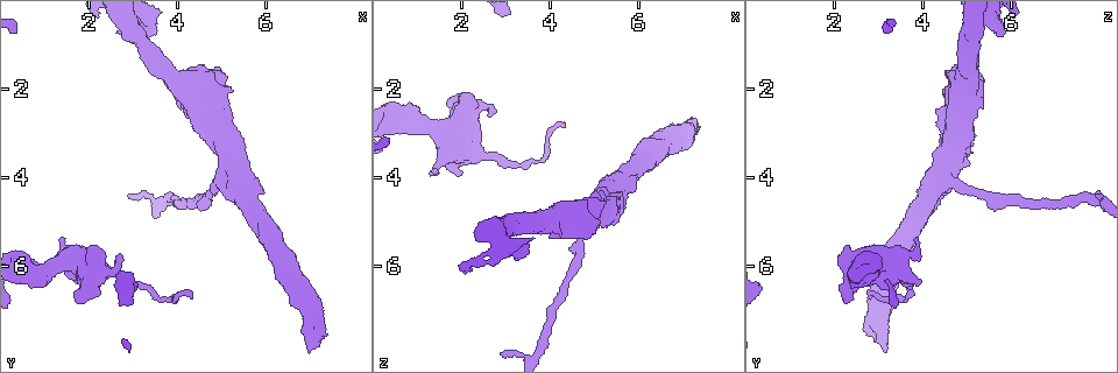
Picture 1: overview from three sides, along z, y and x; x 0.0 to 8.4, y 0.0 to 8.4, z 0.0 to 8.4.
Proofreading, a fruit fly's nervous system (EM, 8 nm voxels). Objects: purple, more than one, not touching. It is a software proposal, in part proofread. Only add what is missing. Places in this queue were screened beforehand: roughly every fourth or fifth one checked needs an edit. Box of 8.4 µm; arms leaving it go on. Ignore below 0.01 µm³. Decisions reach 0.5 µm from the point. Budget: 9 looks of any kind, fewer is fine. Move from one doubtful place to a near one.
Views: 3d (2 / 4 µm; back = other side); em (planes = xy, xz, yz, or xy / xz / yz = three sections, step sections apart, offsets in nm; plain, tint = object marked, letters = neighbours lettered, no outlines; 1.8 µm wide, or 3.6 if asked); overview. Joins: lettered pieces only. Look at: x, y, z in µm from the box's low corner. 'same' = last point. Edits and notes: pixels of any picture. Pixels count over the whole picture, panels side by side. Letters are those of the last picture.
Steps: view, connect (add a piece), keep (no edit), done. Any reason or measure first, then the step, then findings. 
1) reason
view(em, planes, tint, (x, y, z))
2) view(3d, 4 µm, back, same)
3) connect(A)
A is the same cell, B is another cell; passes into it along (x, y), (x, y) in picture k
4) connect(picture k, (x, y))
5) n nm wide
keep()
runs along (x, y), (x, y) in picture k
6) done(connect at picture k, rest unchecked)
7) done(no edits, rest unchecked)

branch stops here
view(3d, 4 µm, (2.90, 4.40, 7.95))

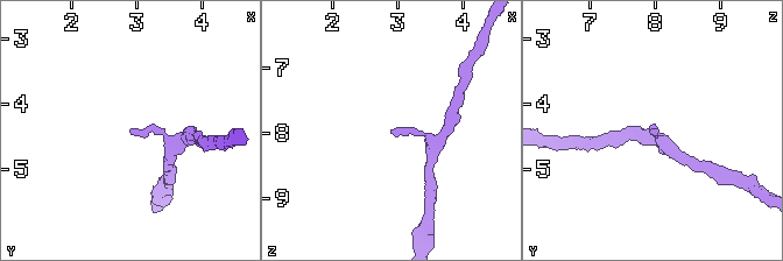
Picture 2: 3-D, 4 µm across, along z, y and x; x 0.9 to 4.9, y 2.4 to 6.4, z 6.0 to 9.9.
view(em, planes, tint, (2.85, 4.40, 7.95))

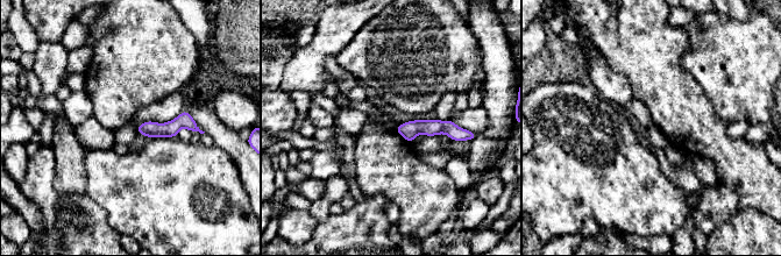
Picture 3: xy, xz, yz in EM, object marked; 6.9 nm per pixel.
see the neighbours
view(em, planes, letters, same)

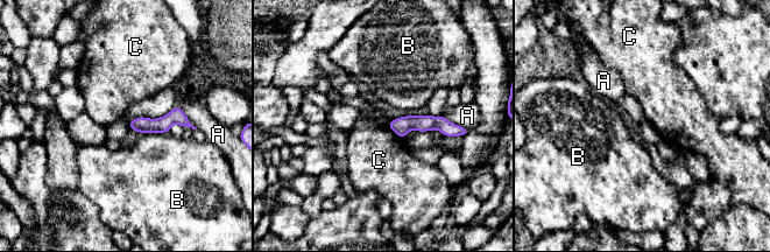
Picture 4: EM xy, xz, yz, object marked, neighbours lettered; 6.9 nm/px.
keep()
A, B and C are other cells; runs along (391, 125), (440, 123), (453, 127) in picture 4; none of them fits

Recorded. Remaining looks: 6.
thick end
view(em, yz, step 8, plain, (2.70, 5.70, 2.40))

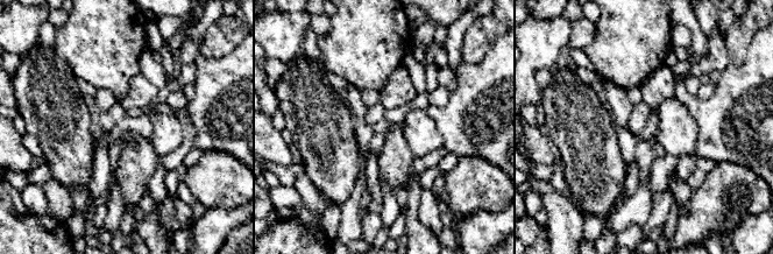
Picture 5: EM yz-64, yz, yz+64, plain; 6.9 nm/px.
view(em, yz, step 8, letters, same)

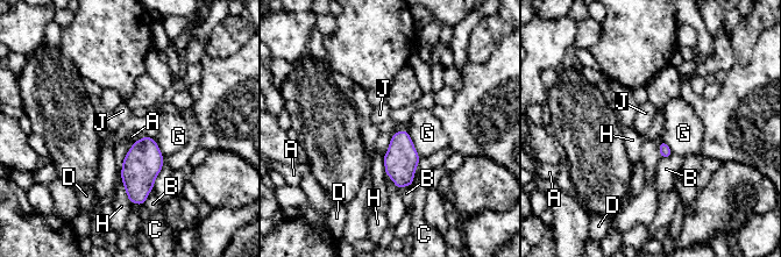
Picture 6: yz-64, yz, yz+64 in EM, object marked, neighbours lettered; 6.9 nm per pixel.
keep()
A, B, C, D, G, H and J are other cells; no lettered piece goes on from it

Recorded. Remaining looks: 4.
an open end
view(em, planes, letters, (4.30, 6.70, 2.85))

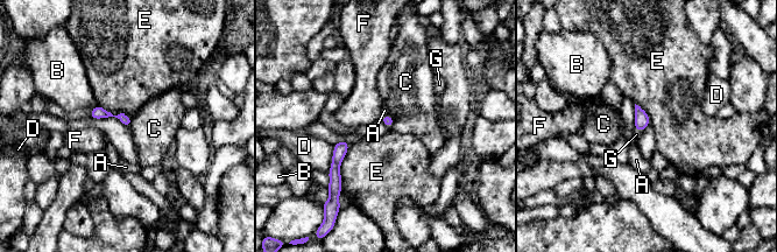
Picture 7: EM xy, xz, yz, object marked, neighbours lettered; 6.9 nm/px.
connect(G)
G is the same cell, A, B, C, D, E and F are other cells; passes into it along (642, 120), (638, 130), (636, 134) in picture 7; it goes on there

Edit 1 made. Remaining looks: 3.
view(overview)

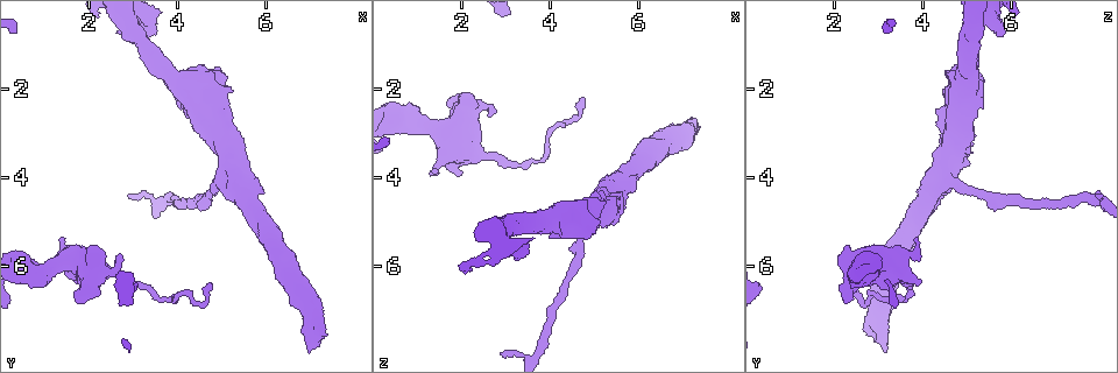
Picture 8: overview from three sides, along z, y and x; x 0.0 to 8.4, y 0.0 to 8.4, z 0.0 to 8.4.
sudden change in width
view(em, 3.6 µm, planes, plain, (7.05, 7.50, 3.05))

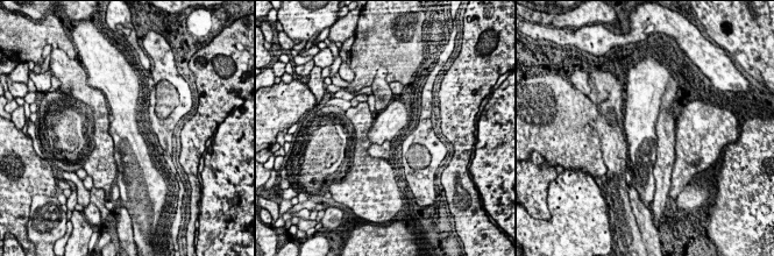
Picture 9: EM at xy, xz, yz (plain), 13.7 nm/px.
what lies round it
view(em, 3.6 µm, planes, letters, same)

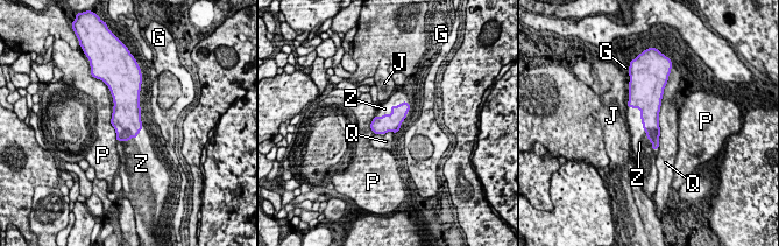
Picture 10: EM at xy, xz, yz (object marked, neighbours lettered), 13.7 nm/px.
connect(Z)
Z is the same cell, G, J, P and Q are other cells; passes into it along (650, 109), (643, 125), (639, 142) in picture 10; it goes on there

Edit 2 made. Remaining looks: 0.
done(connect at picture 7, connect at picture 10, rest unchecked)

